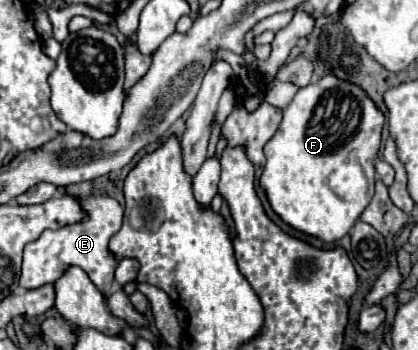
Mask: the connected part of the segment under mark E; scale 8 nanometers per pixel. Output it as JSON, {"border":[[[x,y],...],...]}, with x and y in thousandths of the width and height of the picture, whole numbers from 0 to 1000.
{"border":[[[211,560],[191,566],[196,594],[211,606],[206,634],[182,634],[167,646],[153,646],[144,657],[105,657],[91,686],[57,703],[57,743],[53,743],[53,783],[48,783],[48,817],[96,823],[105,811],[124,811],[148,789],[148,771],[158,760],[191,760],[211,794],[230,811],[244,834],[273,829],[273,771],[282,760],[282,737],[263,714],[258,691],[263,680],[292,651],[297,629],[297,594],[258,560]]]}

